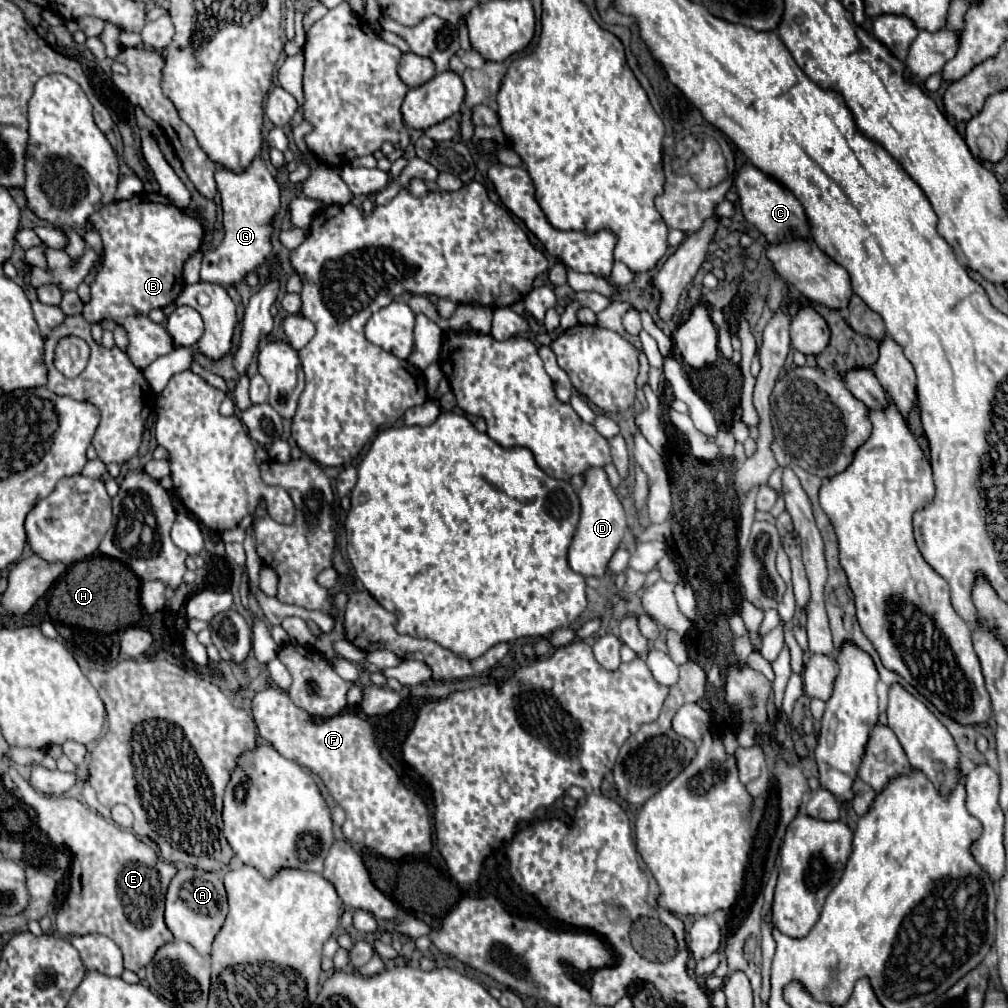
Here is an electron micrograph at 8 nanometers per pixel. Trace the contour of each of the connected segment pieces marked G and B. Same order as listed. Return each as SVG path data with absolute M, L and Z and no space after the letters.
M255 158L249 170L241 174L233 174L225 168L217 168L215 172L217 188L221 194L223 206L223 230L225 236L219 248L211 250L203 256L201 264L201 280L219 284L223 288L239 284L249 272L257 270L265 264L267 256L271 254L271 234L273 234L273 220L279 212L279 186L269 174L263 158Z
M141 192L131 200L111 202L109 206L103 206L91 216L91 224L103 238L105 262L95 282L91 284L91 302L83 306L83 318L87 322L115 320L117 324L121 324L129 334L127 356L131 358L135 368L145 370L153 360L173 350L173 340L167 334L167 330L161 324L151 322L147 314L151 308L165 308L167 304L175 302L175 298L181 294L181 290L185 288L183 264L187 262L189 256L193 256L201 248L205 230L197 218L191 218L185 210L171 204L165 196L147 192Z

